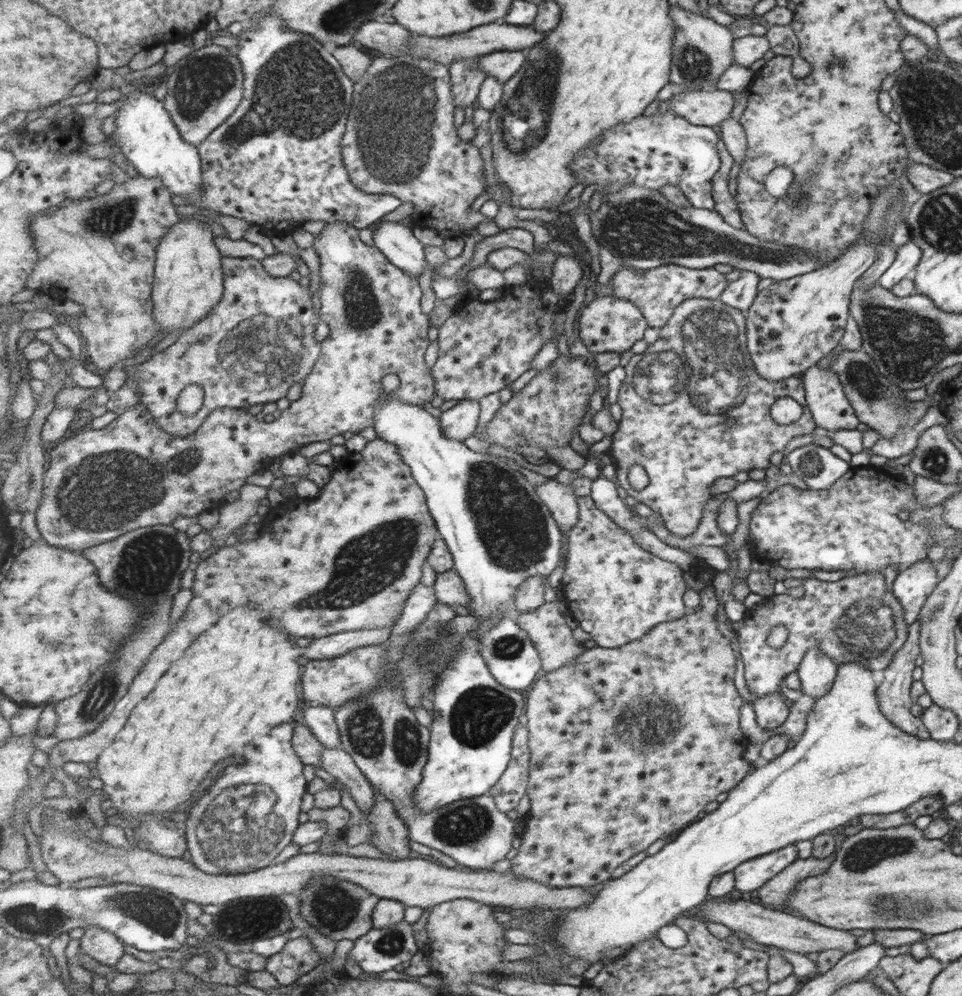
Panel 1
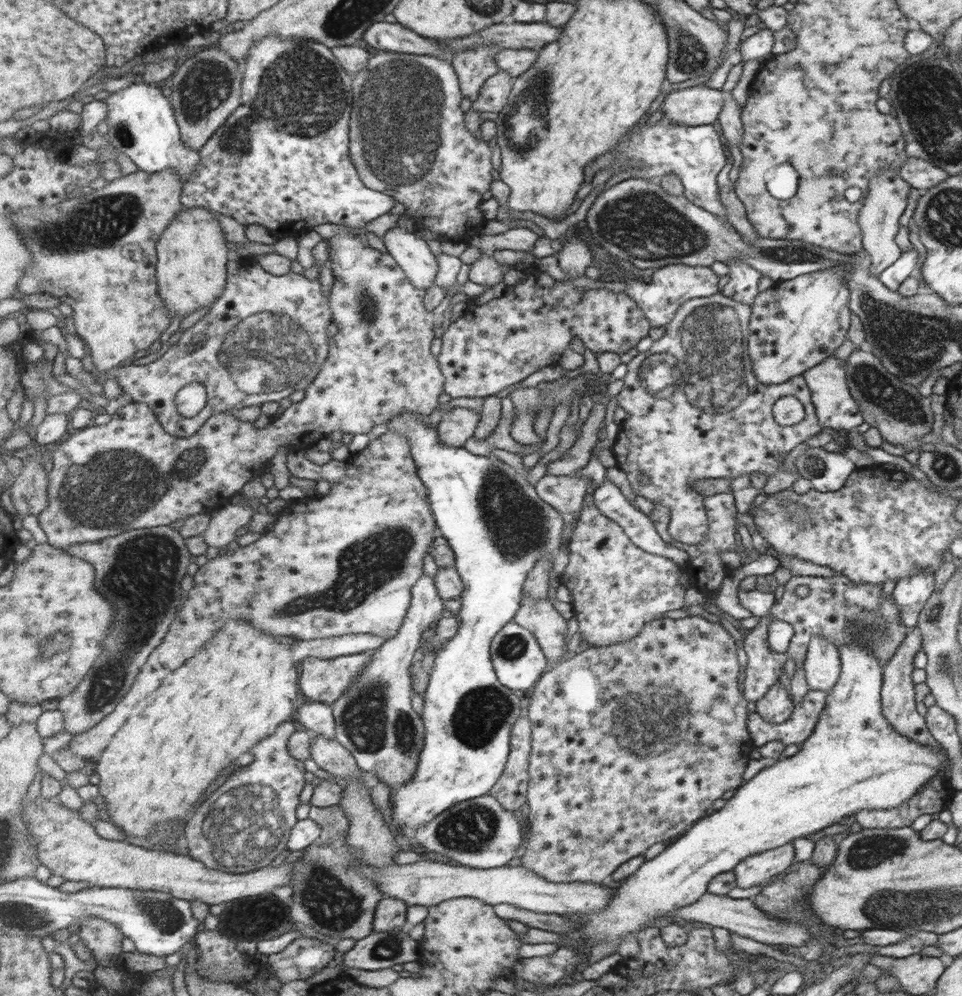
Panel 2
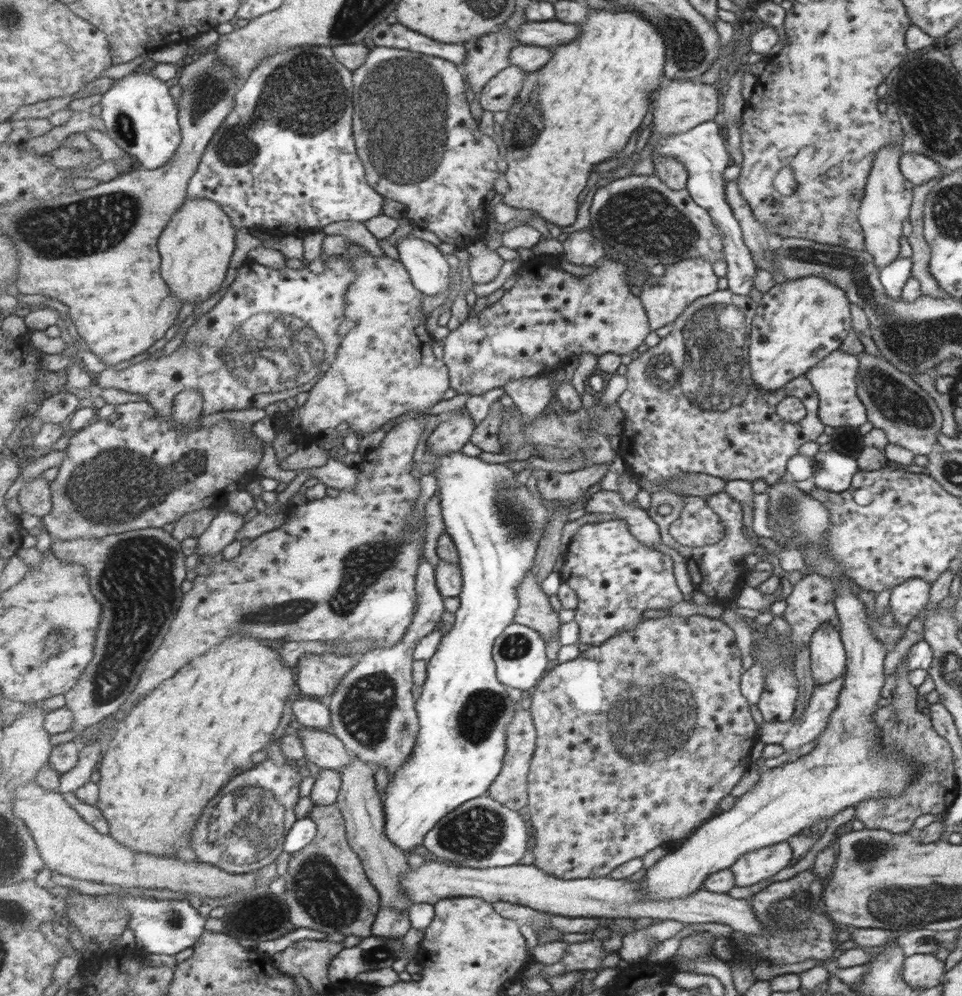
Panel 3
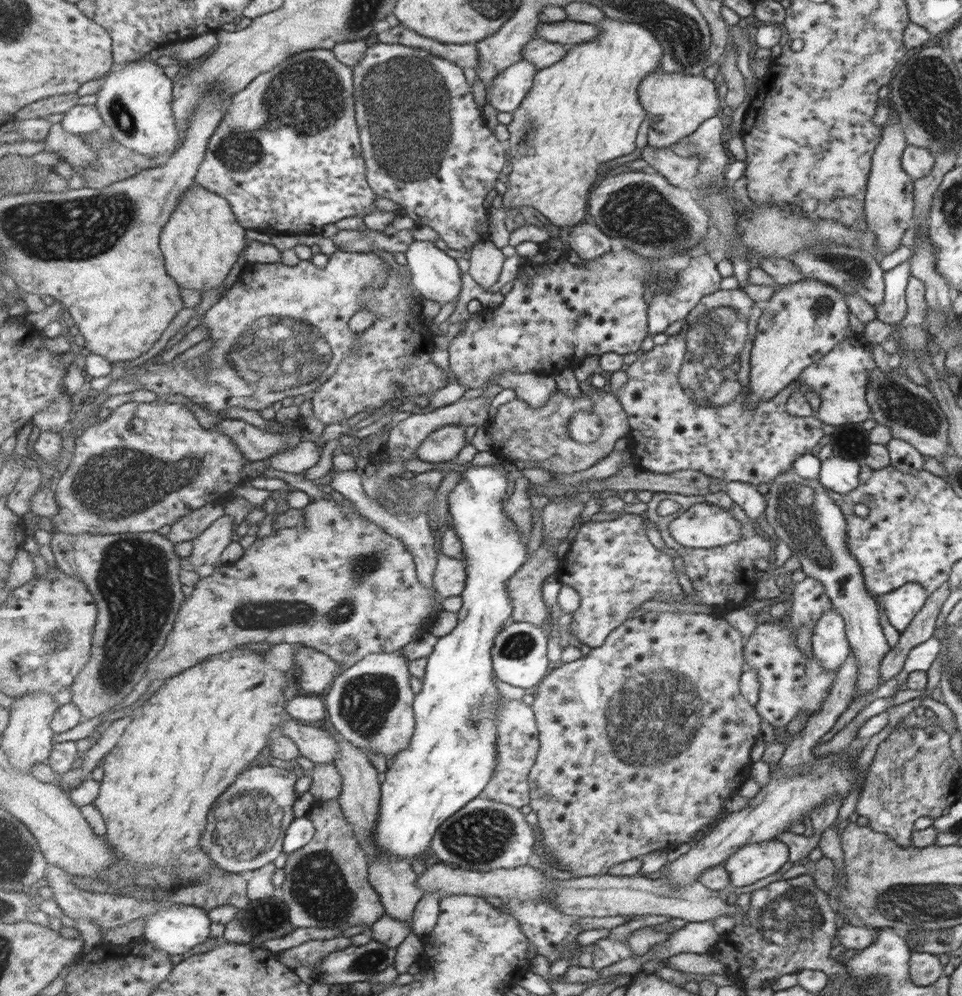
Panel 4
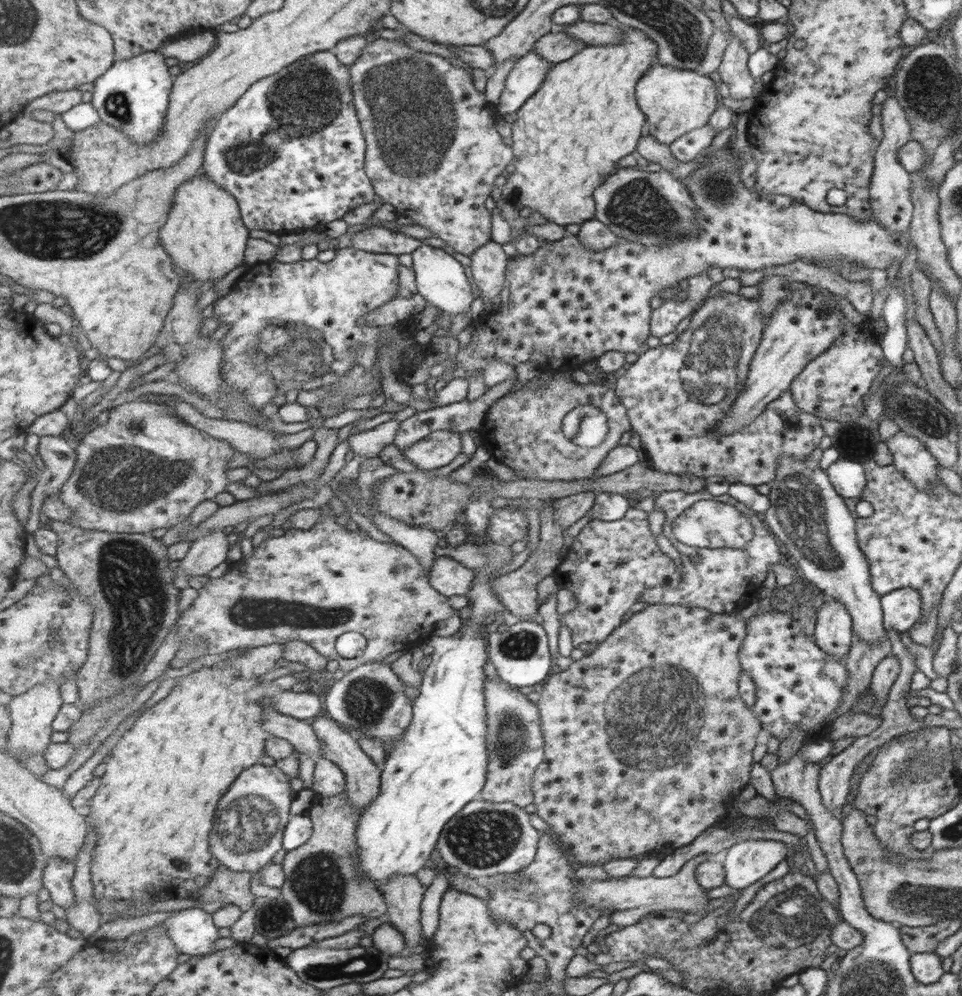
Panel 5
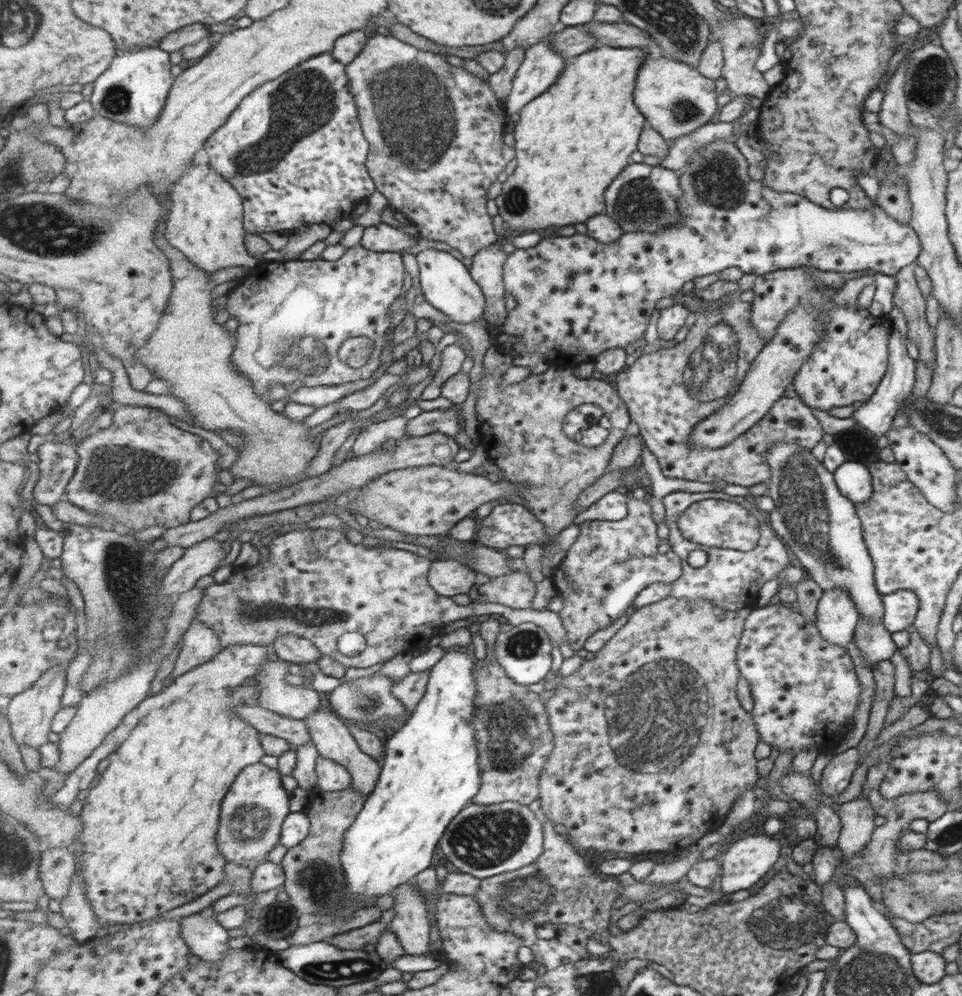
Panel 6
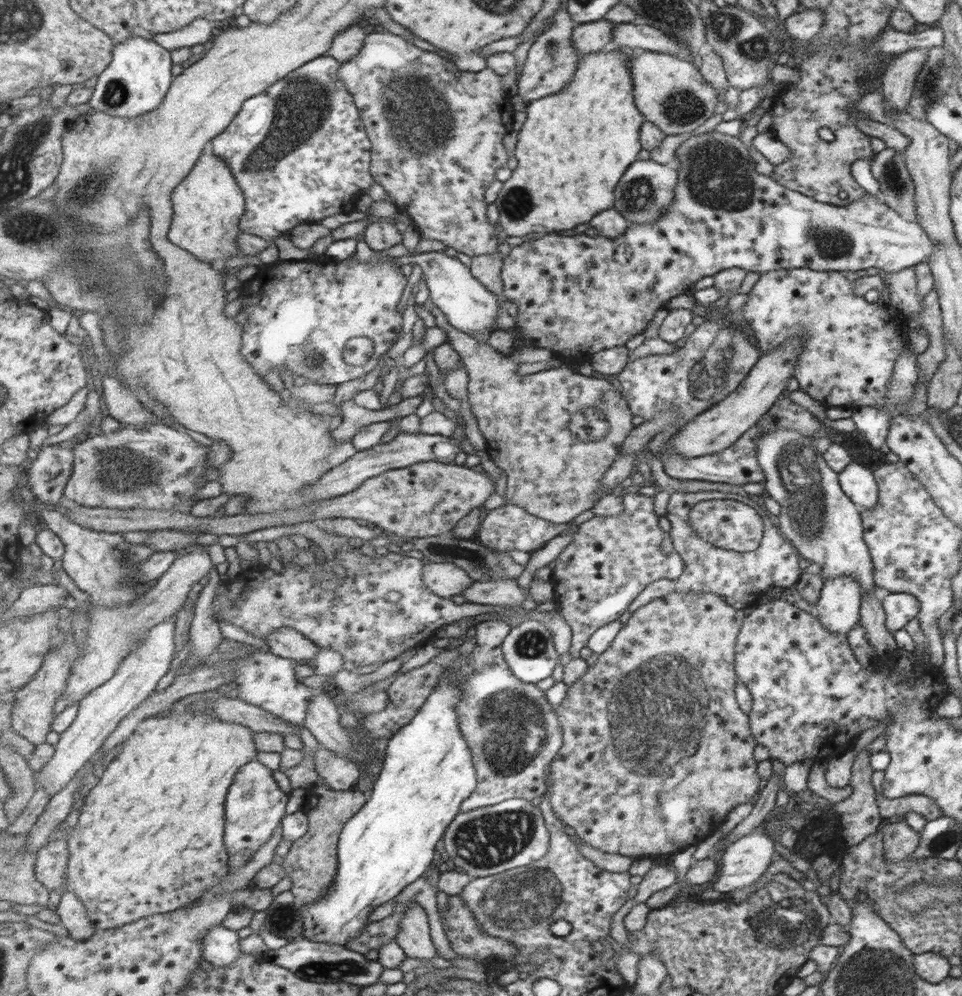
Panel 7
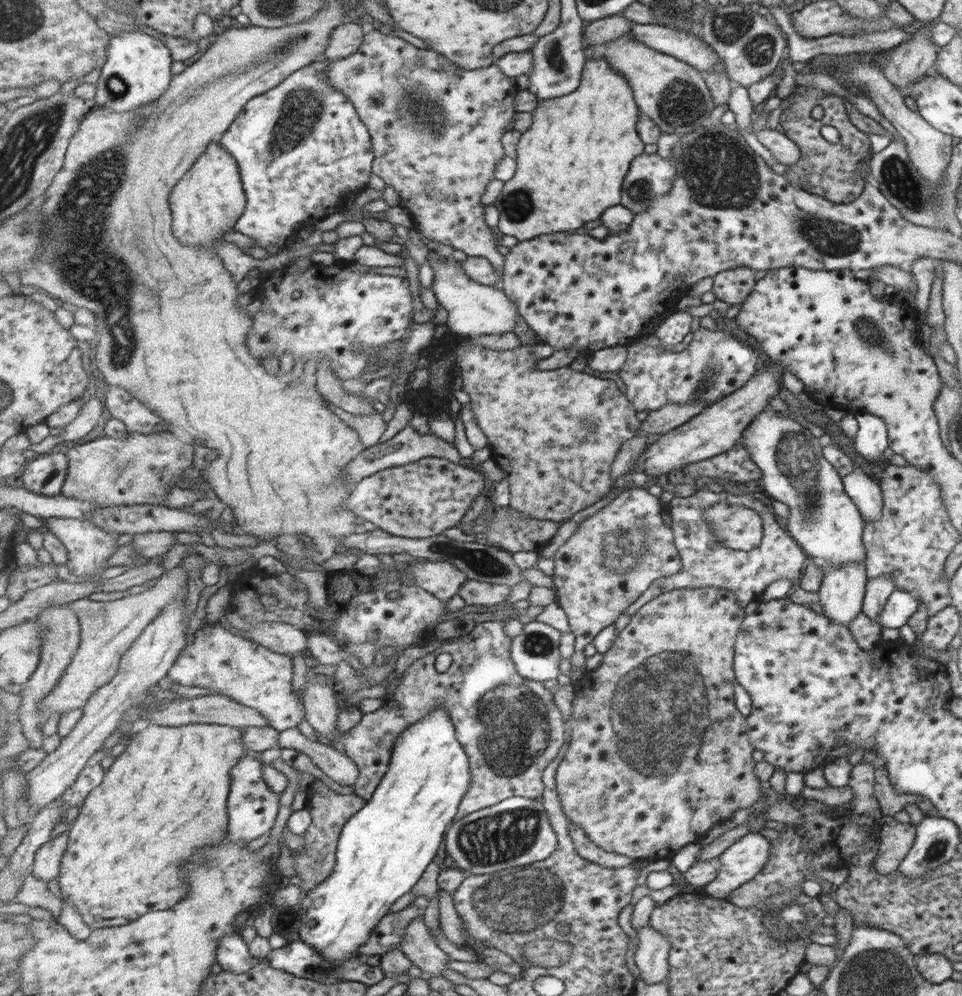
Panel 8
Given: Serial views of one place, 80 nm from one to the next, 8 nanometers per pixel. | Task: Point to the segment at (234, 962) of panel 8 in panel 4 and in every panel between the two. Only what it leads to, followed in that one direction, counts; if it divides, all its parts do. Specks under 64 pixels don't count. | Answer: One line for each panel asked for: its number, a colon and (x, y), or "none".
4: (176, 929)
5: (194, 931)
6: (207, 939)
7: (222, 947)

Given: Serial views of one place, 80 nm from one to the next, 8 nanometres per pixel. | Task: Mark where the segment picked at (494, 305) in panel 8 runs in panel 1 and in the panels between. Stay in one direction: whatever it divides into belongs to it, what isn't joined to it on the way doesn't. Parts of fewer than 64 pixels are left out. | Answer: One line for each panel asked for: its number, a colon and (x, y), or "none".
1: (395, 239)
2: (412, 252)
3: (428, 267)
4: (436, 276)
5: (440, 279)
6: (445, 281)
7: (467, 303)

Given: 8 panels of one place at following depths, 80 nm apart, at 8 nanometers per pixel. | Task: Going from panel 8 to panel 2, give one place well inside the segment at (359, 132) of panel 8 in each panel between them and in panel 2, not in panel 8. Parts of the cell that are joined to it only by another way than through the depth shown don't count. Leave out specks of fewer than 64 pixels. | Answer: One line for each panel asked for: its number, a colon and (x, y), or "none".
2: (284, 155)
3: (291, 162)
4: (287, 155)
5: (284, 178)
6: (294, 163)
7: (296, 163)

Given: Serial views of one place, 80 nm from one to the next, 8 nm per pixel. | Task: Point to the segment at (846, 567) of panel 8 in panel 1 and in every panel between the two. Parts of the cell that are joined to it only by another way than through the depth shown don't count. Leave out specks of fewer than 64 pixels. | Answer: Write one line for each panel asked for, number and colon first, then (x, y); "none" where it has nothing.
1: (817, 671)
2: (821, 667)
3: (827, 656)
4: (829, 643)
5: (833, 625)
6: (836, 617)
7: (838, 605)

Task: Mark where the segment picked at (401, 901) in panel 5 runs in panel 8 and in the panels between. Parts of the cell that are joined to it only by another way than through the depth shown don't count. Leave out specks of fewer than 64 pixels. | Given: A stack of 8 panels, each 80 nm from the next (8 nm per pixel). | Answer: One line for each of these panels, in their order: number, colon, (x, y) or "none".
6: (411, 924)
7: (414, 937)
8: (419, 945)

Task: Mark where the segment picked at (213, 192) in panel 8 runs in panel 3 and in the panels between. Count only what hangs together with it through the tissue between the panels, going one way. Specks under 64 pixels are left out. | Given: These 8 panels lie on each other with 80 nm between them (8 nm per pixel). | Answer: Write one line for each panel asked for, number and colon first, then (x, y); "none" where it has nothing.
3: (196, 247)
4: (203, 239)
5: (206, 237)
6: (206, 223)
7: (208, 205)

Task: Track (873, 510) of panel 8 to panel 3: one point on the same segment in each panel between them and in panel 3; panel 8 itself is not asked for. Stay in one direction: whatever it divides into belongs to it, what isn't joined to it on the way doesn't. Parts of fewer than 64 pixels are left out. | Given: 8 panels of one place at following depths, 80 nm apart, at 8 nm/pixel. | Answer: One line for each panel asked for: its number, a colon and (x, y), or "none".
3: (831, 471)
4: (840, 475)
5: (847, 477)
6: (852, 478)
7: (856, 481)

